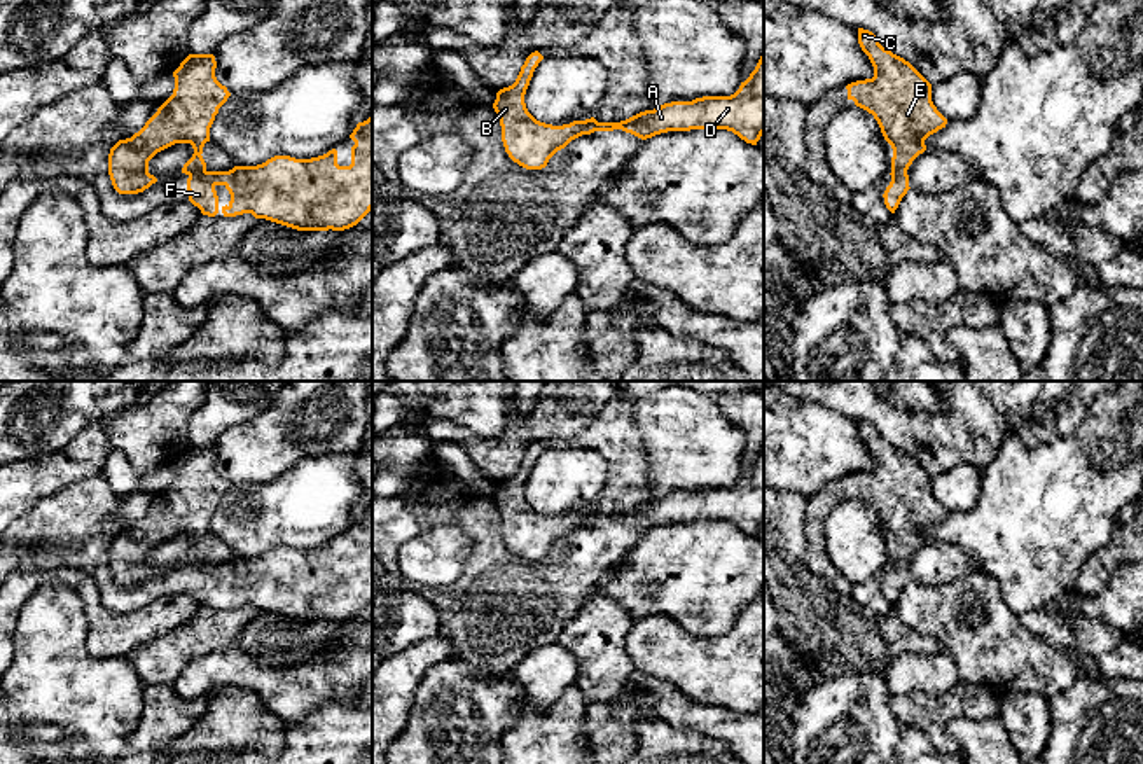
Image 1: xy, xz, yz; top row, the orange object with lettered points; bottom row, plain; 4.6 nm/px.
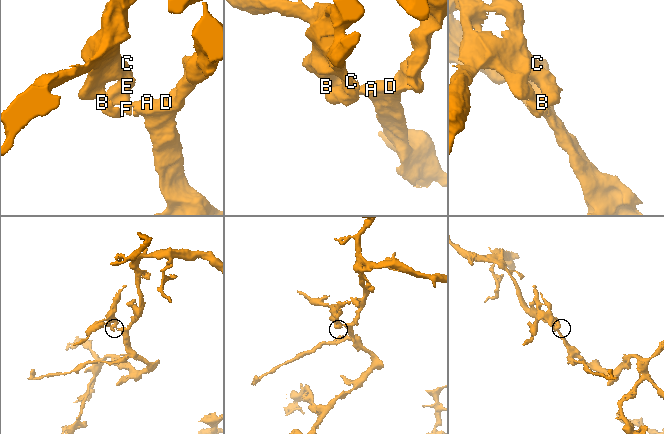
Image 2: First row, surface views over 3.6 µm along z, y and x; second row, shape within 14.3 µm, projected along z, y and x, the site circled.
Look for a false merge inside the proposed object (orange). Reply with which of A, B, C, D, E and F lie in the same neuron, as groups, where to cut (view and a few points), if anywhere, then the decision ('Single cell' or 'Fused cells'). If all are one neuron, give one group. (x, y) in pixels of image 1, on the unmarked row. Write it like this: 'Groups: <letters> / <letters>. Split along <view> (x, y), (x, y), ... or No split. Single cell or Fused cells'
Groups: A B C D E F. No split. Single cell

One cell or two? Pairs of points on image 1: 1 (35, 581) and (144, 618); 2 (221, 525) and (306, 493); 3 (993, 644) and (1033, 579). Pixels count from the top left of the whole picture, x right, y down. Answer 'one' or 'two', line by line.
1: one
2: one
3: two

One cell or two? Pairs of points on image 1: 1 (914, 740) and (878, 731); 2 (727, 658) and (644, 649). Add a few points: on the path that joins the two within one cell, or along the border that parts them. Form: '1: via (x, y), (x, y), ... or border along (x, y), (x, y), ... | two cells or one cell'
1: border along (902, 728), (897, 745) | two cells
2: via (706, 658), (682, 658), (665, 649) | one cell

